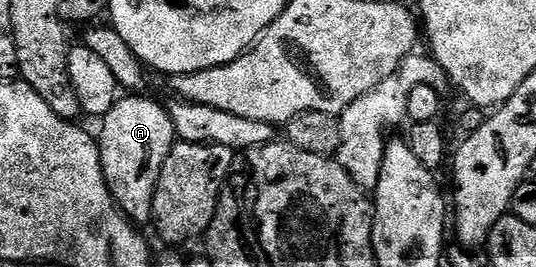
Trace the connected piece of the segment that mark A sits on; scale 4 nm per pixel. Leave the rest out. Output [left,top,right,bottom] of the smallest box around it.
[96,94,176,225]

